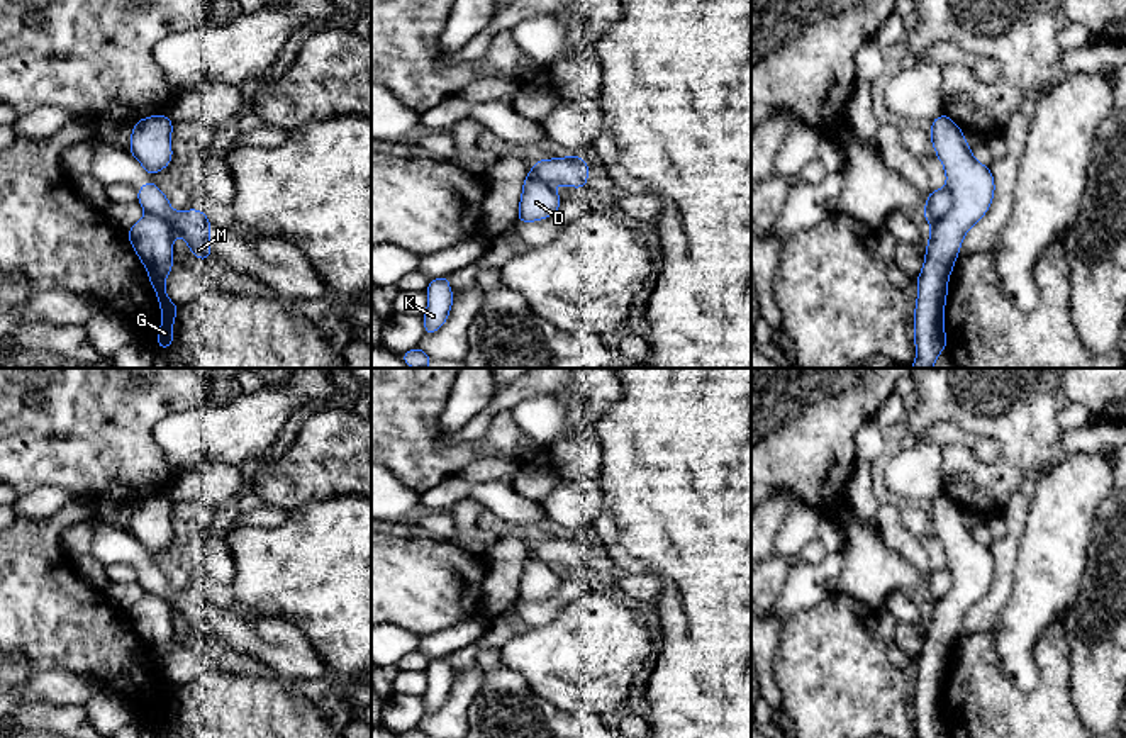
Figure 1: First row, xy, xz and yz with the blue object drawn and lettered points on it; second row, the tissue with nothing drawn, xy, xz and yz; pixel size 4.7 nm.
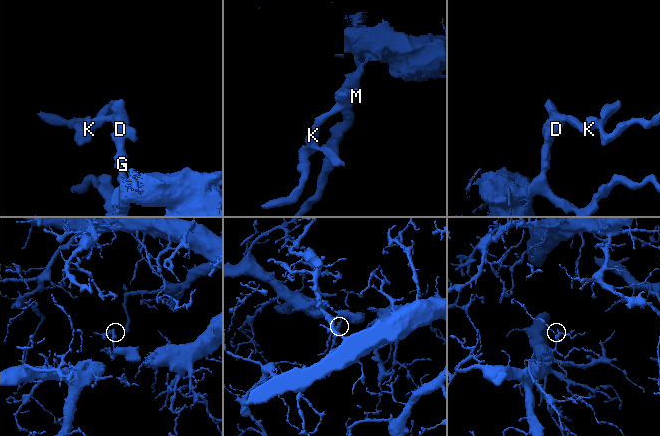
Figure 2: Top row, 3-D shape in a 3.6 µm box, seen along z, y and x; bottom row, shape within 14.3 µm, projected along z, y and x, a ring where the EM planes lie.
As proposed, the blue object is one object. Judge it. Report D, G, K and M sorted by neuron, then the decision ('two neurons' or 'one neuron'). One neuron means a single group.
groups D G K / M; two neurons

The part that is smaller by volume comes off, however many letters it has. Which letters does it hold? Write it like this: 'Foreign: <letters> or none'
Foreign: M

